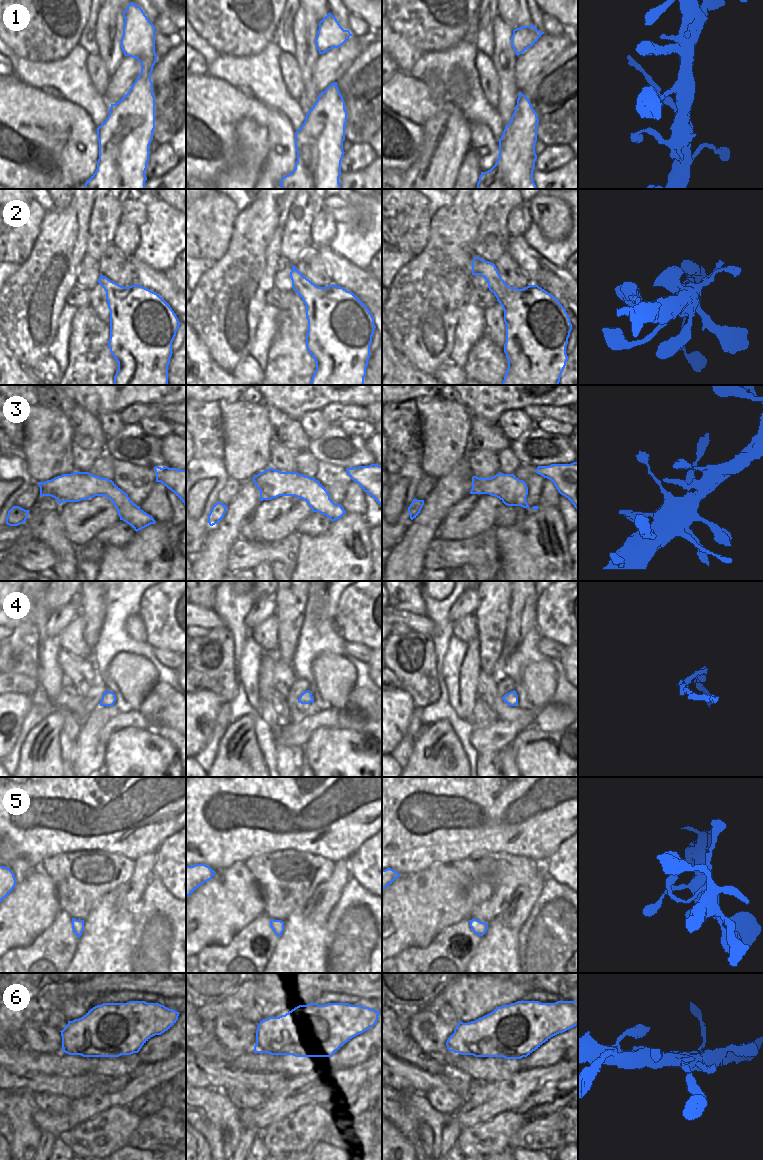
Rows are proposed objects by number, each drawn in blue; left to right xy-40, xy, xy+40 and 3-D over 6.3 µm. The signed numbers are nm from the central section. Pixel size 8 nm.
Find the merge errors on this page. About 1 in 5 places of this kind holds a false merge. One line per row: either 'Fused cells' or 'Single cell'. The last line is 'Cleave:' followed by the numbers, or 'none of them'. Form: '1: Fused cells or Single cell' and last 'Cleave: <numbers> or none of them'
1: Single cell
2: Single cell
3: Single cell
4: Single cell
5: Fused cells
6: Fused cells
Cleave: 5, 6.

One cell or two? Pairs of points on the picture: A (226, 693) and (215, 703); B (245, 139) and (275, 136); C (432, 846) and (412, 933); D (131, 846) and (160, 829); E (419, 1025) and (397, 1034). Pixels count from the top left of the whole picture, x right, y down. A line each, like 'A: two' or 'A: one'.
A: two
B: two
C: two
D: one
E: two

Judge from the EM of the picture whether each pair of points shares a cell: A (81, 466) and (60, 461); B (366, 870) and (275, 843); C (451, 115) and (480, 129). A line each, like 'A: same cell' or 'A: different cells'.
A: different cells
B: different cells
C: different cells

